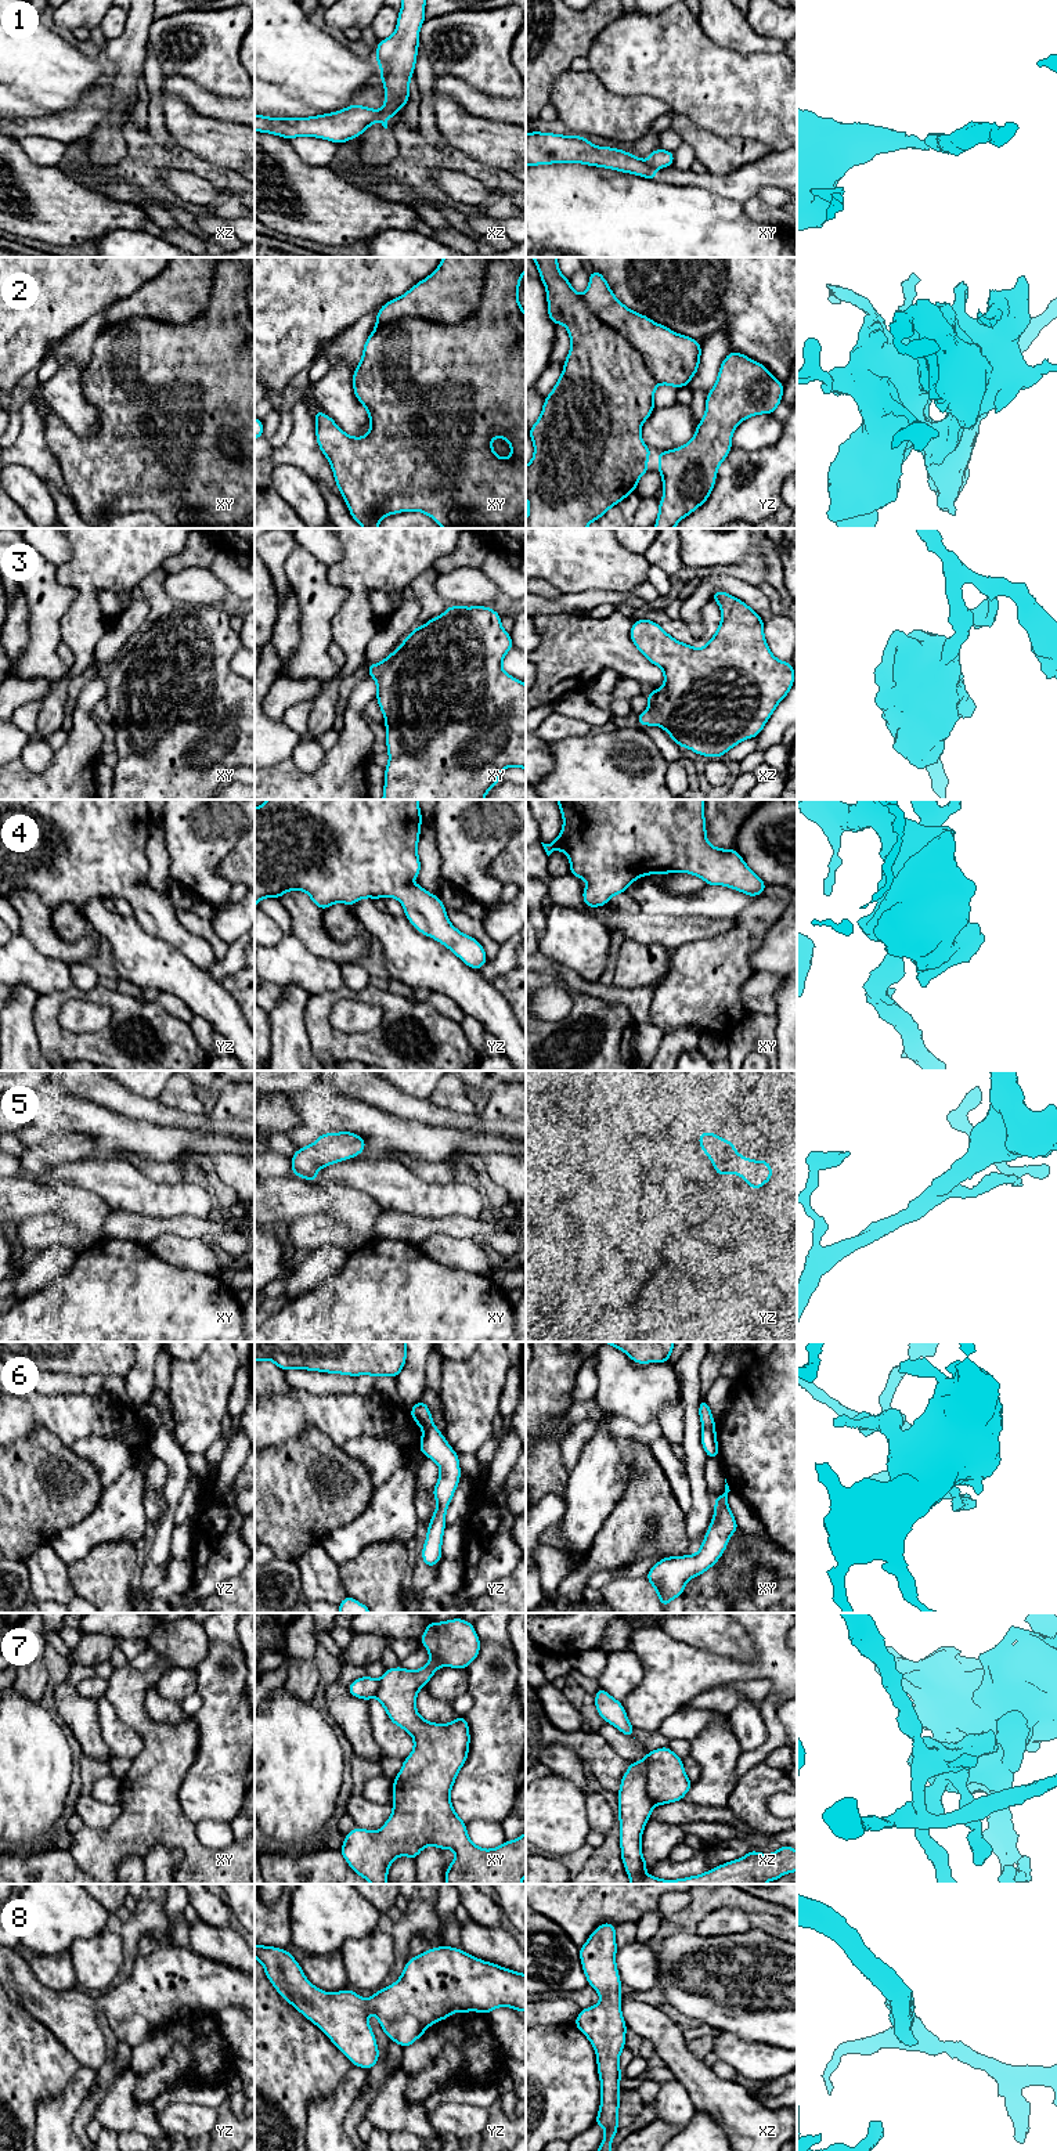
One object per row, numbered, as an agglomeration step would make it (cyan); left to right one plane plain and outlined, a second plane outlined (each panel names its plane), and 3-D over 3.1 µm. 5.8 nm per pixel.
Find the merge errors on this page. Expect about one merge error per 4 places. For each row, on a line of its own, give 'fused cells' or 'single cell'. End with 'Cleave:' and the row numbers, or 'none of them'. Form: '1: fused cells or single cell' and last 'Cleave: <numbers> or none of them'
1: fused cells
2: single cell
3: single cell
4: single cell
5: single cell
6: fused cells
7: single cell
8: single cell
Cleave: 1, 6

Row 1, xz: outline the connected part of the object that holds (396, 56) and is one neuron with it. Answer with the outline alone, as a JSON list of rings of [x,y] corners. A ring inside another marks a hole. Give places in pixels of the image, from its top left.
[[[403,0],[394,33],[378,41],[376,62],[385,84],[382,118],[393,118],[407,105],[415,71],[419,29],[425,22],[426,0]]]

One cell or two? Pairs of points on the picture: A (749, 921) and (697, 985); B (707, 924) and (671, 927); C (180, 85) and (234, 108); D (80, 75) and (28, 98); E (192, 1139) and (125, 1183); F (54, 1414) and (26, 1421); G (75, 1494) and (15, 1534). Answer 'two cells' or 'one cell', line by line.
A: one cell
B: one cell
C: one cell
D: one cell
E: two cells
F: one cell
G: one cell

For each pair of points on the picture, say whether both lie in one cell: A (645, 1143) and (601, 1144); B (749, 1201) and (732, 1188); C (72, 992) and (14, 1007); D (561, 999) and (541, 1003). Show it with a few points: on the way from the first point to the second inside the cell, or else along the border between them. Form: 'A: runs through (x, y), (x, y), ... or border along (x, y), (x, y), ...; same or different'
A: border along (630, 1137), (642, 1173); different
B: runs through (745, 1198), (736, 1193); same
C: border along (39, 995), (33, 1010), (35, 1035); different
D: runs through (556, 1000), (545, 1003); same

